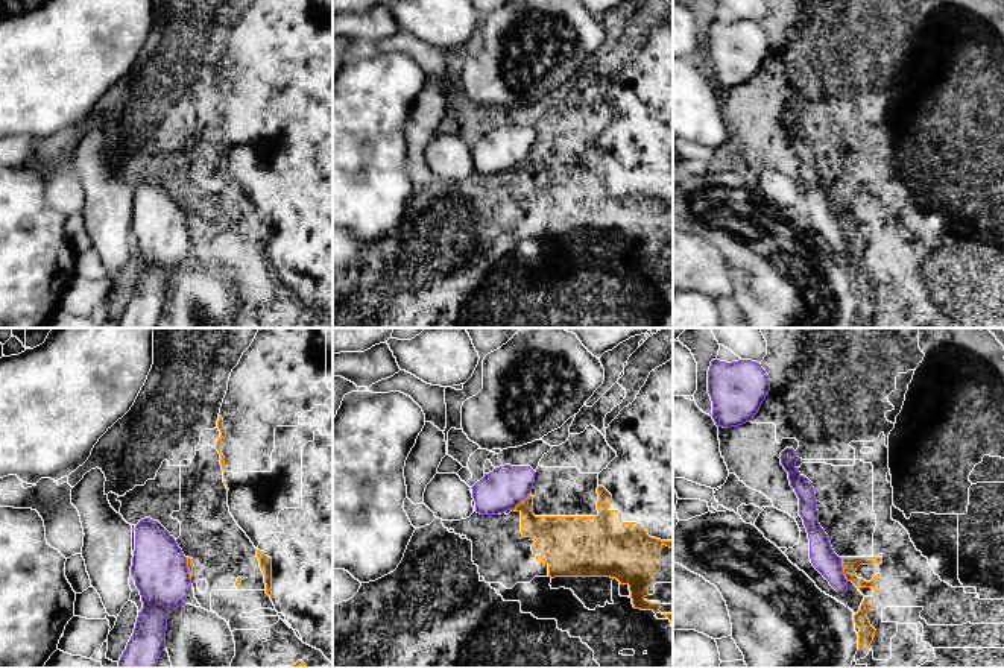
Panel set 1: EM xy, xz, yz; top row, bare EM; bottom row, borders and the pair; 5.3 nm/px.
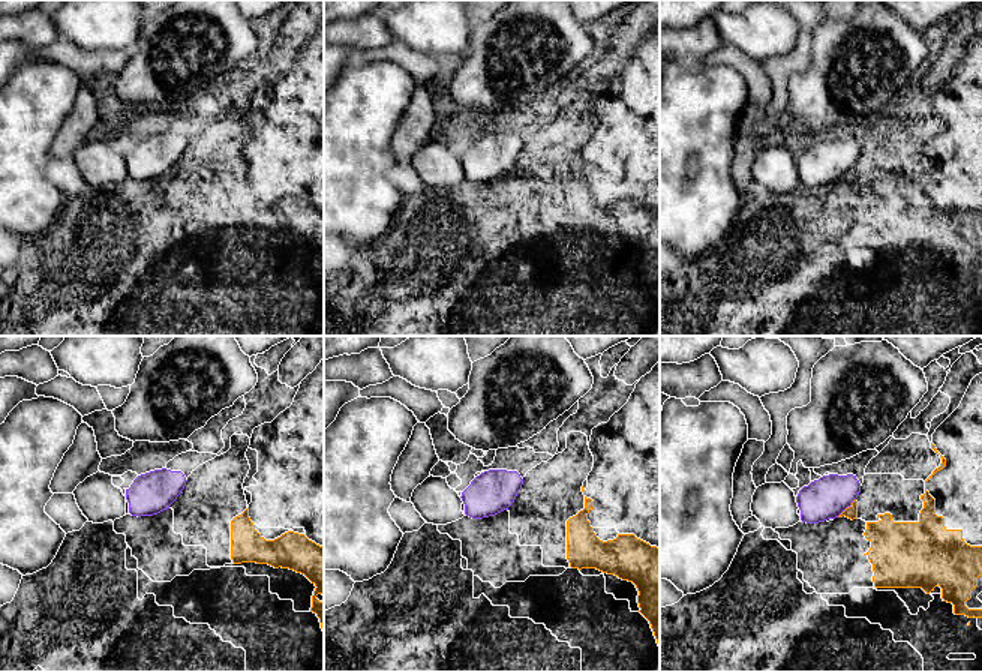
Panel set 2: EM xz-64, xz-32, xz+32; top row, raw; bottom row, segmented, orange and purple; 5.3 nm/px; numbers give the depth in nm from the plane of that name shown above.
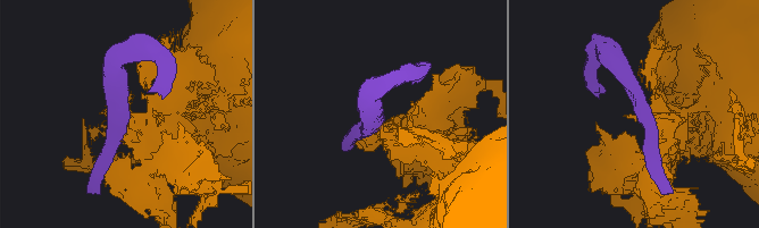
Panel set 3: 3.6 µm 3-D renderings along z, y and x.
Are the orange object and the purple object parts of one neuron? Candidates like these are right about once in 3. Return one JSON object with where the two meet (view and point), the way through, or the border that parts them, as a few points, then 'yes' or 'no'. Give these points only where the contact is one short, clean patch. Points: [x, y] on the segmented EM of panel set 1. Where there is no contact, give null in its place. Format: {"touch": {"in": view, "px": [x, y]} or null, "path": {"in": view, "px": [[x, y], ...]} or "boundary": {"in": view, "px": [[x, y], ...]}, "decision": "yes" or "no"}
{"touch": {"in": "yz", "px": [843, 570]}, "decision": "no"}

